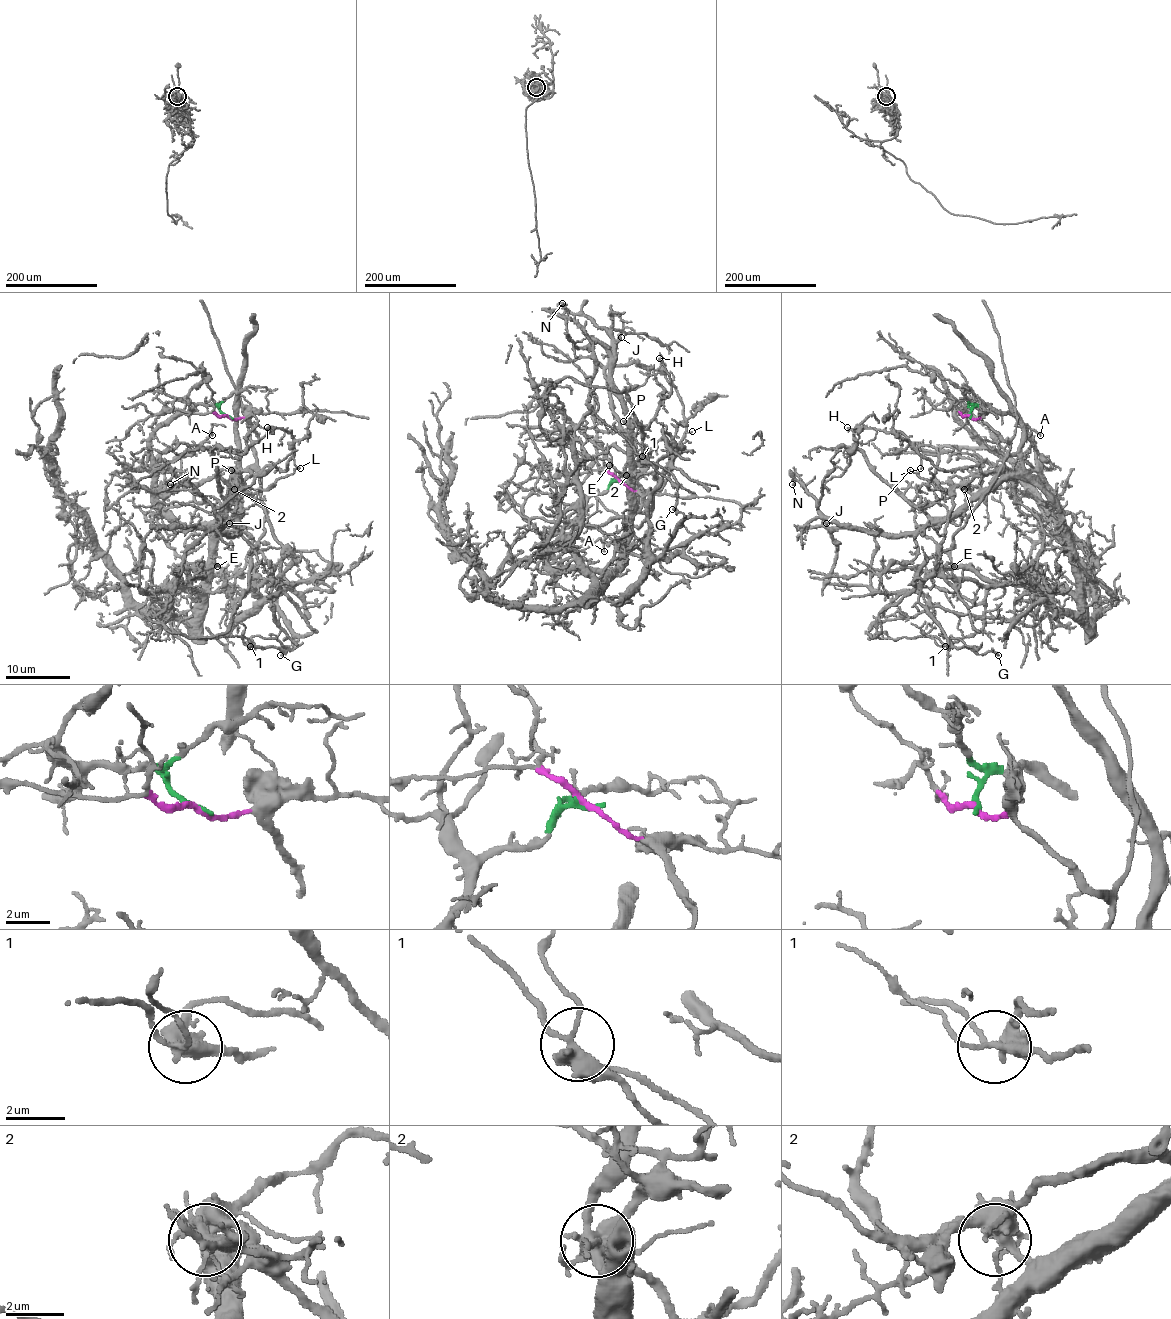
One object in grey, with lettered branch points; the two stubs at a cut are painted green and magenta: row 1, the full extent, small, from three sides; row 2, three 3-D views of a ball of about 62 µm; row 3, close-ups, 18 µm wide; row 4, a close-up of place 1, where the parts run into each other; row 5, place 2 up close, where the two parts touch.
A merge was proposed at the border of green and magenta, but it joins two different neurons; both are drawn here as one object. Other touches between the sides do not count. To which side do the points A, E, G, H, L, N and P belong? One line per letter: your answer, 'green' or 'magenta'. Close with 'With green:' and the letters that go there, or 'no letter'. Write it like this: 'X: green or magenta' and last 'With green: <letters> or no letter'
A: green
E: green
G: magenta
H: magenta
L: magenta
N: green
P: green
With green: A, E, N, P

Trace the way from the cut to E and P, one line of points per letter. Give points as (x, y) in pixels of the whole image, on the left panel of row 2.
E: (227, 416), (198, 404), (151, 441), (158, 504), (211, 528), (200, 592), (182, 584), (190, 563), (218, 567)
P: (227, 416), (198, 404), (163, 425), (153, 494), (184, 525), (205, 526), (235, 478), (240, 489), (231, 470)

